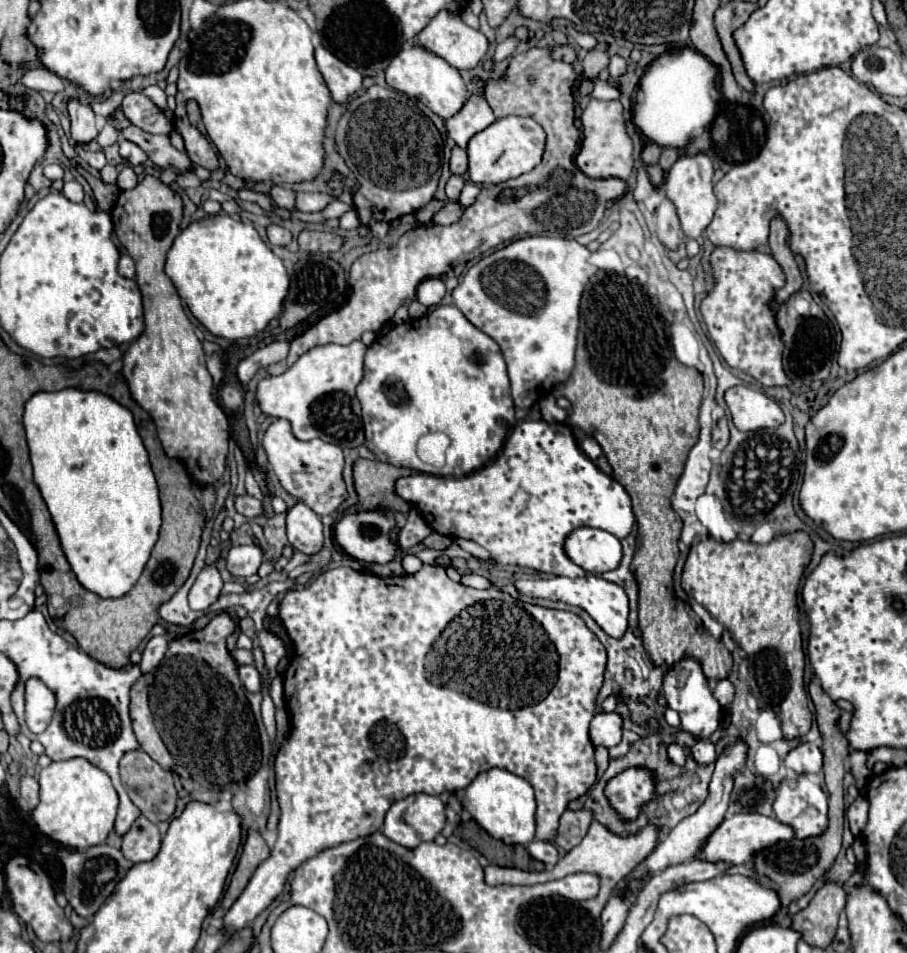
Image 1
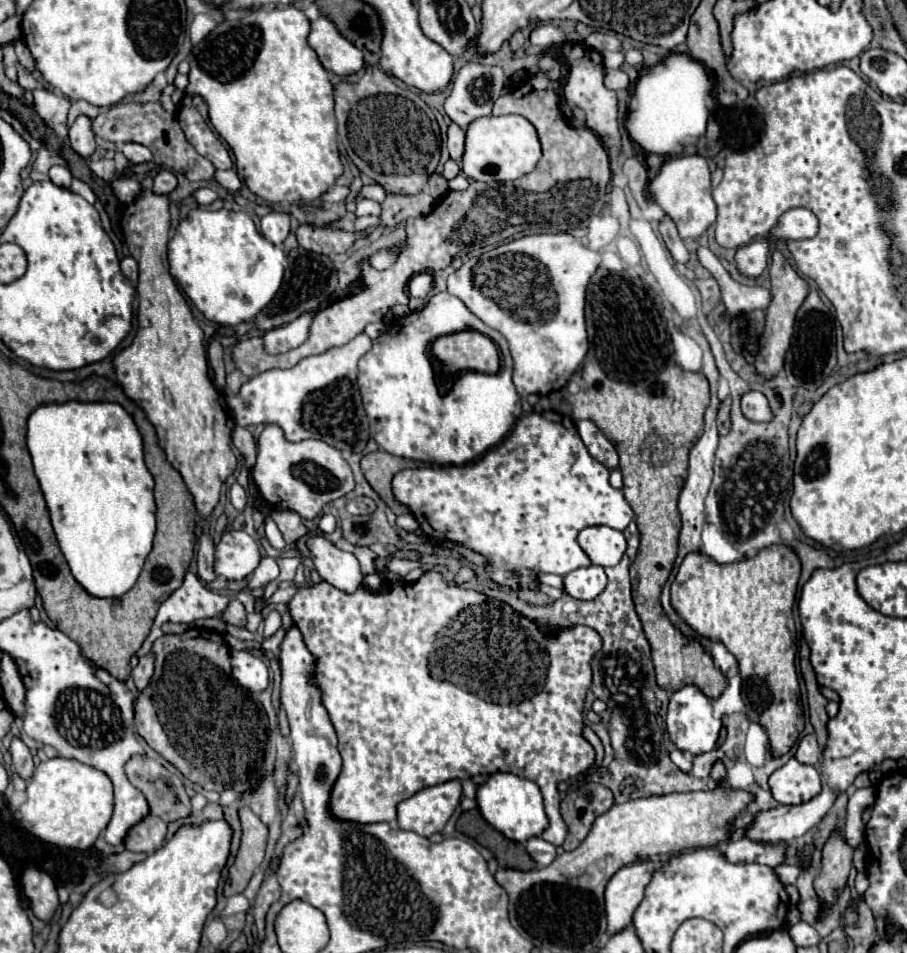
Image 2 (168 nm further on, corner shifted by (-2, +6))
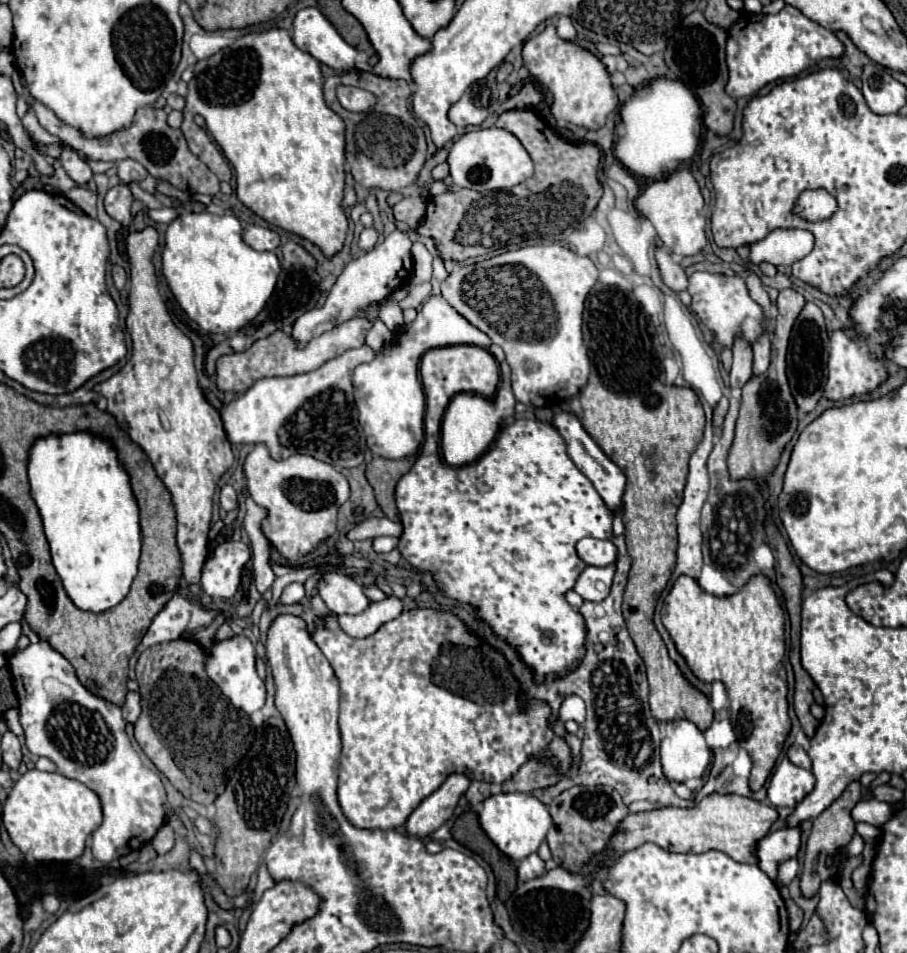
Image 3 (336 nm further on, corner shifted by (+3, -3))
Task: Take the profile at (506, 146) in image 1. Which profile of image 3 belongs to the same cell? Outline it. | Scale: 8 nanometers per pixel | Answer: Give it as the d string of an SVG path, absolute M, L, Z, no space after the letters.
M496 126L472 130L460 136L450 150L448 164L454 184L476 192L512 188L526 182L534 174L534 162L522 142L512 132Z

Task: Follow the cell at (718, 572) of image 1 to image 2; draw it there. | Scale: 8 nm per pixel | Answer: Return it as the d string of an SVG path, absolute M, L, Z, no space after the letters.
M771 545L761 549L753 559L743 559L731 565L717 565L703 553L689 553L677 573L677 581L671 585L671 605L679 617L701 637L719 641L735 655L743 681L745 715L759 723L769 737L769 751L773 757L785 755L803 731L803 711L799 707L799 681L795 671L795 623L793 603L797 593L797 581L801 573L799 557L785 545Z

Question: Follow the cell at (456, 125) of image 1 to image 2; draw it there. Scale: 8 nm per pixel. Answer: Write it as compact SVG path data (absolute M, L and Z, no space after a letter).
M469 61L461 67L461 71L457 73L455 81L453 81L453 89L445 101L445 113L449 115L451 121L455 121L461 129L467 129L467 125L477 119L477 117L485 117L491 115L491 107L493 101L501 97L503 93L503 85L505 85L505 73L501 67L491 67L491 65L483 65L479 61Z

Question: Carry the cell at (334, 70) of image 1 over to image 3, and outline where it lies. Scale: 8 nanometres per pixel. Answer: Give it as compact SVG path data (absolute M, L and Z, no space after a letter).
M304 8L294 18L294 44L336 72L354 70L356 48L346 44L318 8Z

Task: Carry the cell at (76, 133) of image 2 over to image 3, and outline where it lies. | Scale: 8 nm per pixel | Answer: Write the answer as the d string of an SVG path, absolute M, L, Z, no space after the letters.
M68 144L62 148L62 156L60 162L64 166L64 170L70 174L70 178L78 184L86 184L92 178L92 168L88 166L88 162L84 158L80 158Z

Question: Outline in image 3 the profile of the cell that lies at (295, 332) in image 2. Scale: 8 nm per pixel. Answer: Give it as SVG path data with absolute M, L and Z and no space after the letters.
M394 230L392 234L388 234L384 238L382 244L378 244L370 252L362 254L360 258L352 260L344 268L344 272L340 274L340 278L336 280L336 284L332 286L330 296L326 298L326 302L320 308L302 314L294 322L290 336L292 336L294 344L296 344L296 348L304 350L306 344L312 338L316 338L318 334L322 334L326 330L332 330L334 326L338 326L338 322L344 322L344 320L352 318L358 310L366 308L370 302L384 300L400 284L404 286L410 280L410 276L412 276L412 254L410 254L410 246L412 246L412 242L410 242L408 234L406 232L400 232L400 230Z

